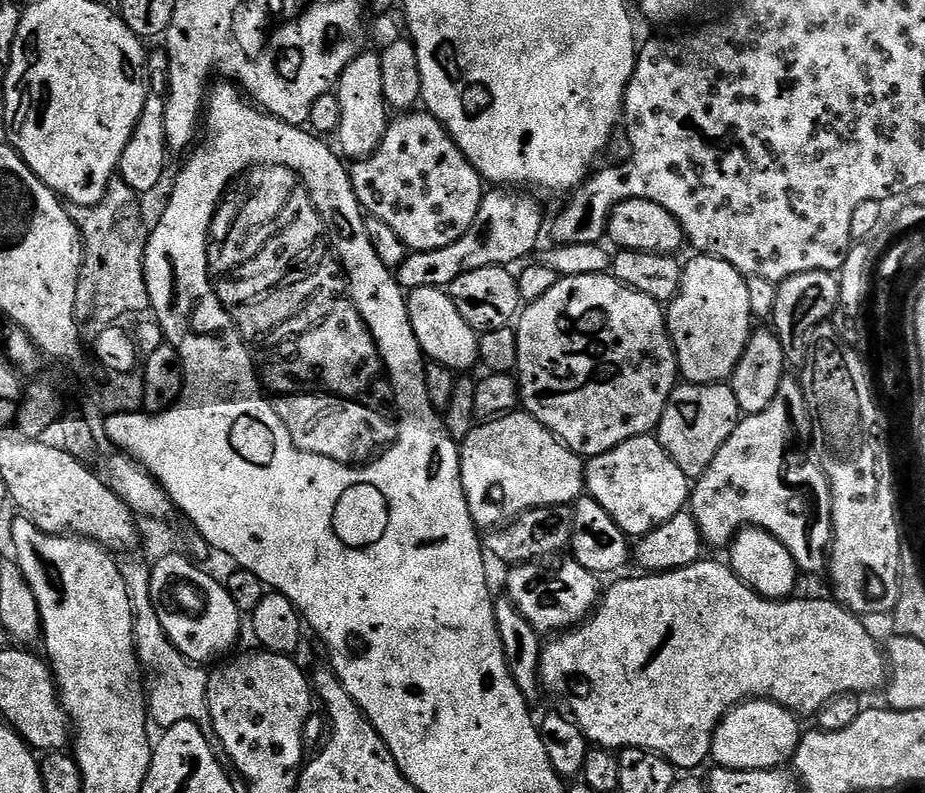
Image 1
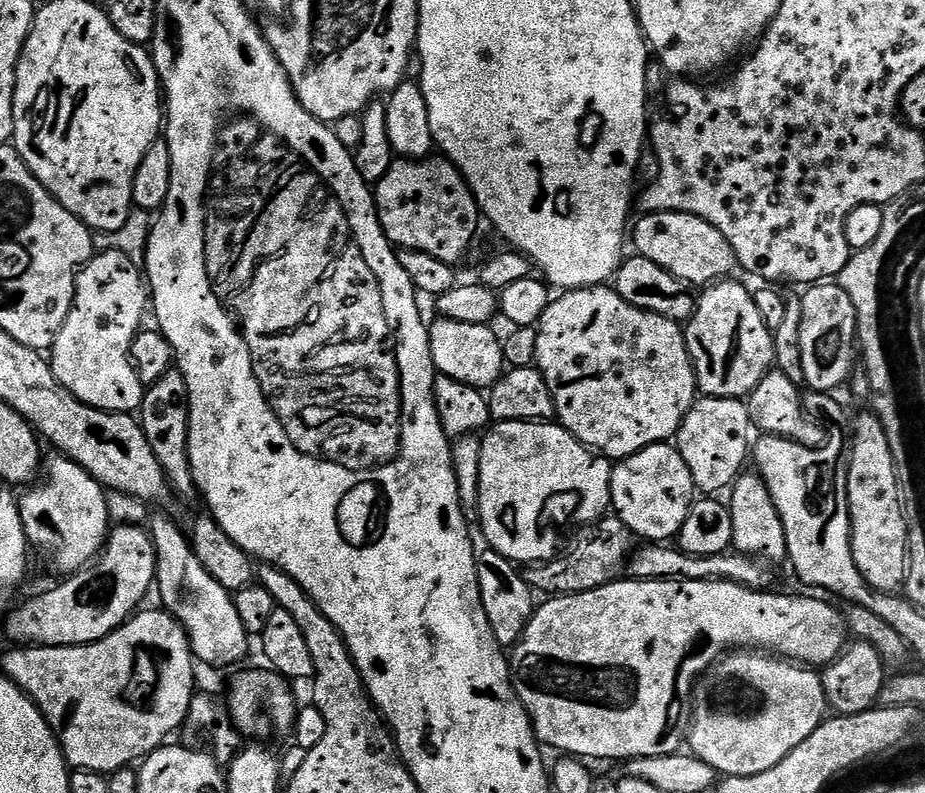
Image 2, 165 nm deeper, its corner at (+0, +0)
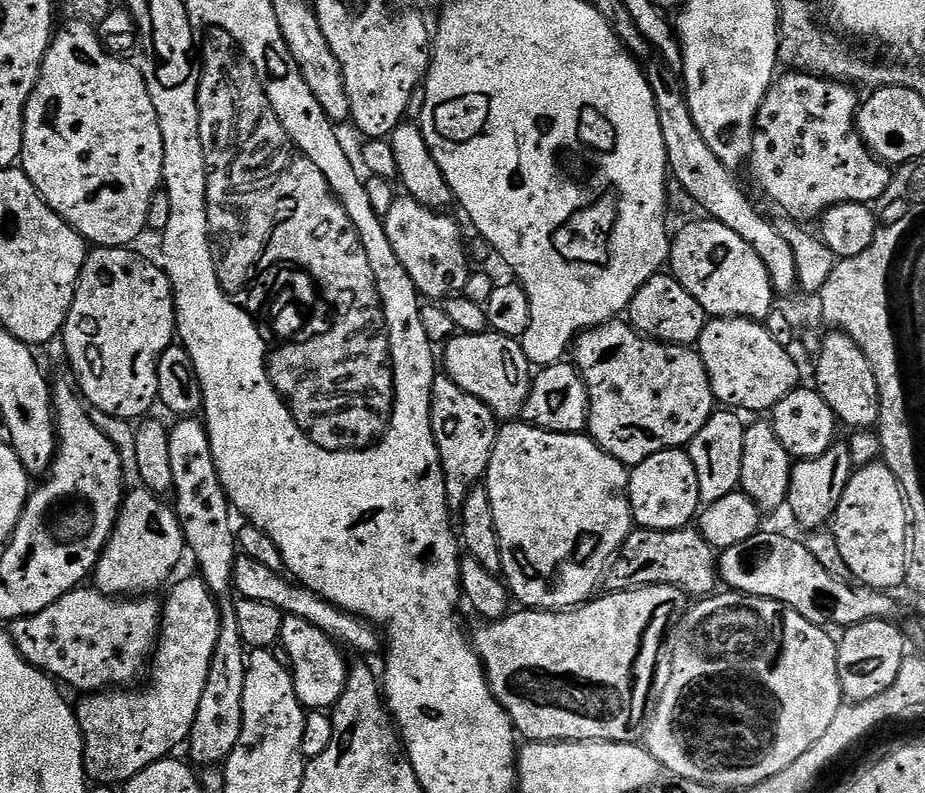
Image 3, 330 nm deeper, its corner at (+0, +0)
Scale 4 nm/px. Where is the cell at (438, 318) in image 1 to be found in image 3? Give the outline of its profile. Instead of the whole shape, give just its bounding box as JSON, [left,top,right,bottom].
[442,330,534,422]

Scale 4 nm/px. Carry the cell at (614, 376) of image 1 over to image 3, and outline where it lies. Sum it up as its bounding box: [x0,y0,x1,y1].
[570,322,714,466]

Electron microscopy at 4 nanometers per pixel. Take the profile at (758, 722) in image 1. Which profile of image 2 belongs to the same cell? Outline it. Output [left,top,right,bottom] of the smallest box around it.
[686,650,828,774]

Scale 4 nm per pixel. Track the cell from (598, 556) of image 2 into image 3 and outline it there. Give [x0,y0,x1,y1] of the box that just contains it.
[606,526,718,598]

